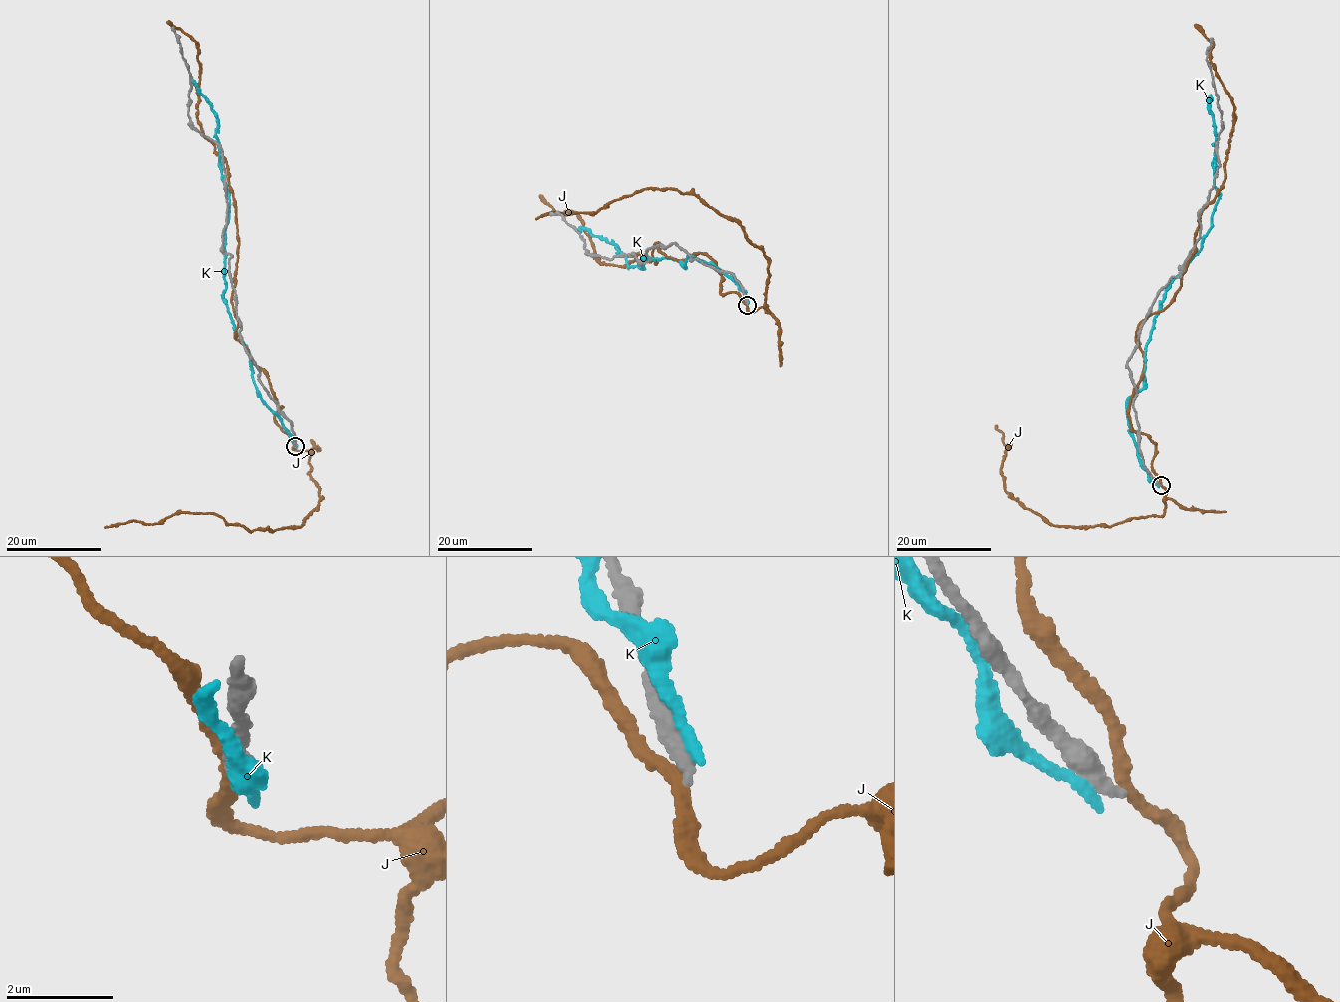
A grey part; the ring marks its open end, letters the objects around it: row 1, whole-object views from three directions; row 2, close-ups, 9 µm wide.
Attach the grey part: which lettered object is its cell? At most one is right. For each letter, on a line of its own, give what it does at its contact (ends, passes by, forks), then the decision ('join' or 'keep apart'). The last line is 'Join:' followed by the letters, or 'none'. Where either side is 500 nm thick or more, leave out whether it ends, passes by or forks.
J: it passes by | keep apart
K: it ends | keep apart
Join: none

